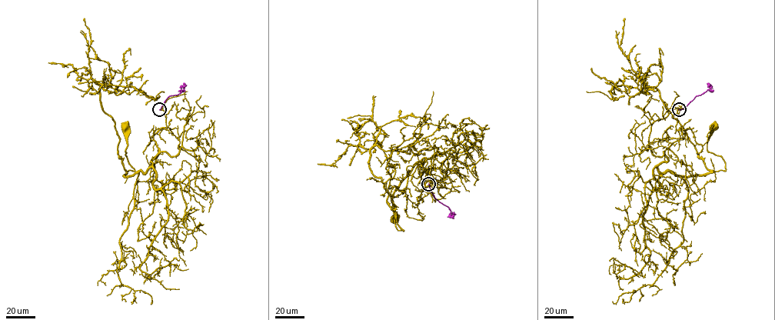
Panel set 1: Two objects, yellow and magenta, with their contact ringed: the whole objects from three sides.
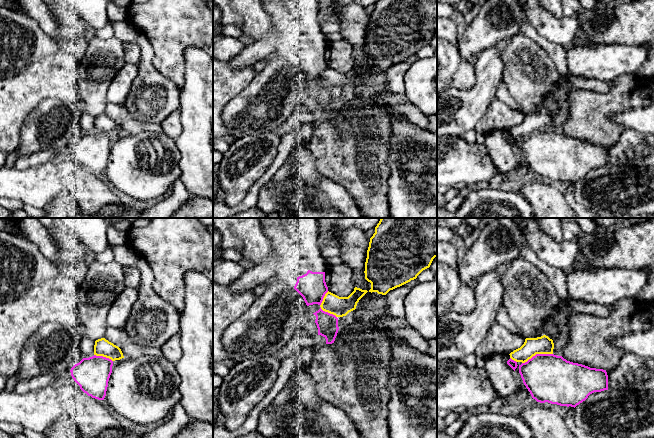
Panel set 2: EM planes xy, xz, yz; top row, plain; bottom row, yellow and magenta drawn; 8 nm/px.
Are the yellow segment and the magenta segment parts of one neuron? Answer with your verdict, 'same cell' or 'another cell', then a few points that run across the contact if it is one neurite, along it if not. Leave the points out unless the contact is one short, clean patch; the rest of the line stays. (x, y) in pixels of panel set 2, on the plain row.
another cell; line xz (327, 67), (320, 83), (336, 93)

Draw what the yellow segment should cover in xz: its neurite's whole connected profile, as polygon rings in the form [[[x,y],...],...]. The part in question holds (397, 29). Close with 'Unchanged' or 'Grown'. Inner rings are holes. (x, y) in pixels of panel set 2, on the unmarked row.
[[[377,0],[370,14],[365,38],[365,55],[371,59],[369,68],[386,71],[429,44],[437,33],[437,0]]]. Unchanged

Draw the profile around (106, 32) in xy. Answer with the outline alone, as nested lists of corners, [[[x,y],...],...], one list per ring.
[[[108,20],[107,24],[99,29],[93,32],[92,36],[96,36],[101,39],[109,39],[113,37],[114,32],[113,32],[113,22]]]

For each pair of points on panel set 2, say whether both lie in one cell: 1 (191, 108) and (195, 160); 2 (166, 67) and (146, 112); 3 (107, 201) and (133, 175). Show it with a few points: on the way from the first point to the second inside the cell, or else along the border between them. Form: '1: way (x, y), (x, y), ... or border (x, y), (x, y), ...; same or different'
1: way (195, 121), (195, 147); same
2: border (150, 60), (179, 90); different
3: border (103, 176), (109, 184); different

